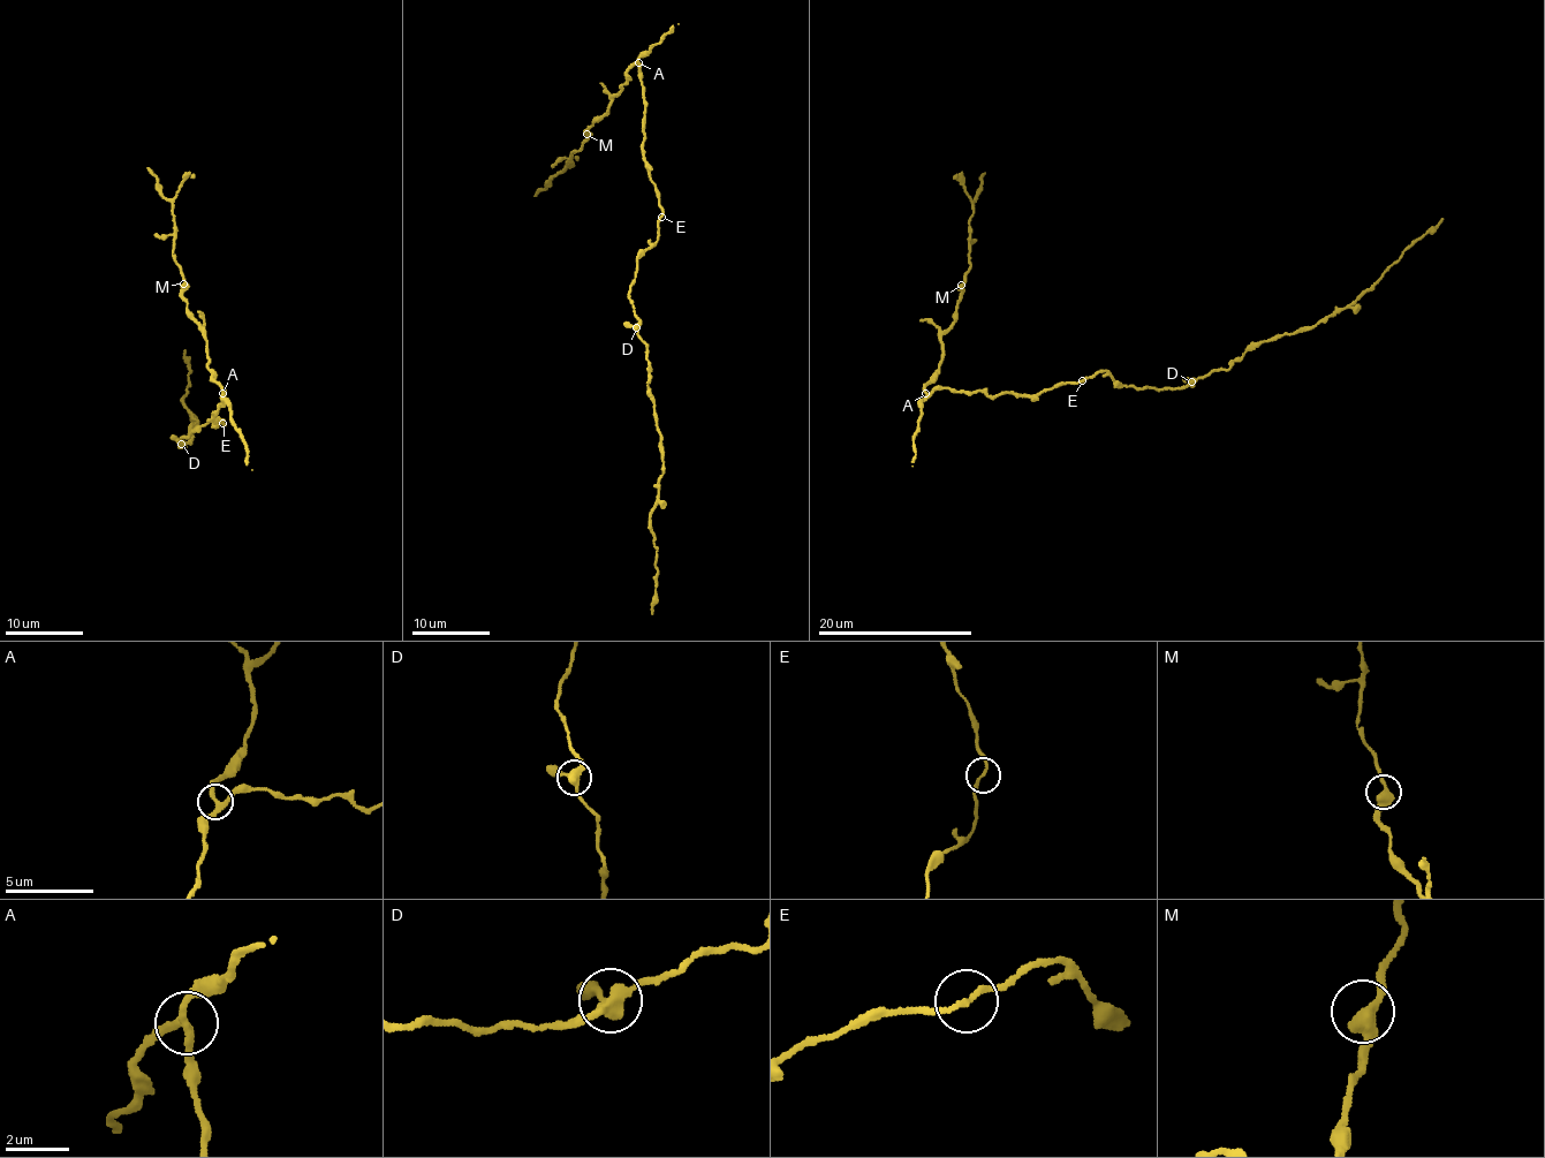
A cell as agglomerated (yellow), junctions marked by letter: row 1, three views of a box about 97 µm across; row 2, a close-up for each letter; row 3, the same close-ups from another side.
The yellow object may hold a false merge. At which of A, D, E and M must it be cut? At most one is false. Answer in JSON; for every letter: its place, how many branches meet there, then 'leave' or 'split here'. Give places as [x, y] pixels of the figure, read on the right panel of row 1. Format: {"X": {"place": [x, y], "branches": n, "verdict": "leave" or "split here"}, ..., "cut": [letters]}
{"A": {"place": [925, 393], "branches": 3, "verdict": "leave"}, "D": {"place": [1191, 381], "branches": 3, "verdict": "leave"}, "E": {"place": [1082, 380], "branches": 2, "verdict": "leave"}, "M": {"place": [961, 285], "branches": 2, "verdict": "leave"}, "cut": []}

